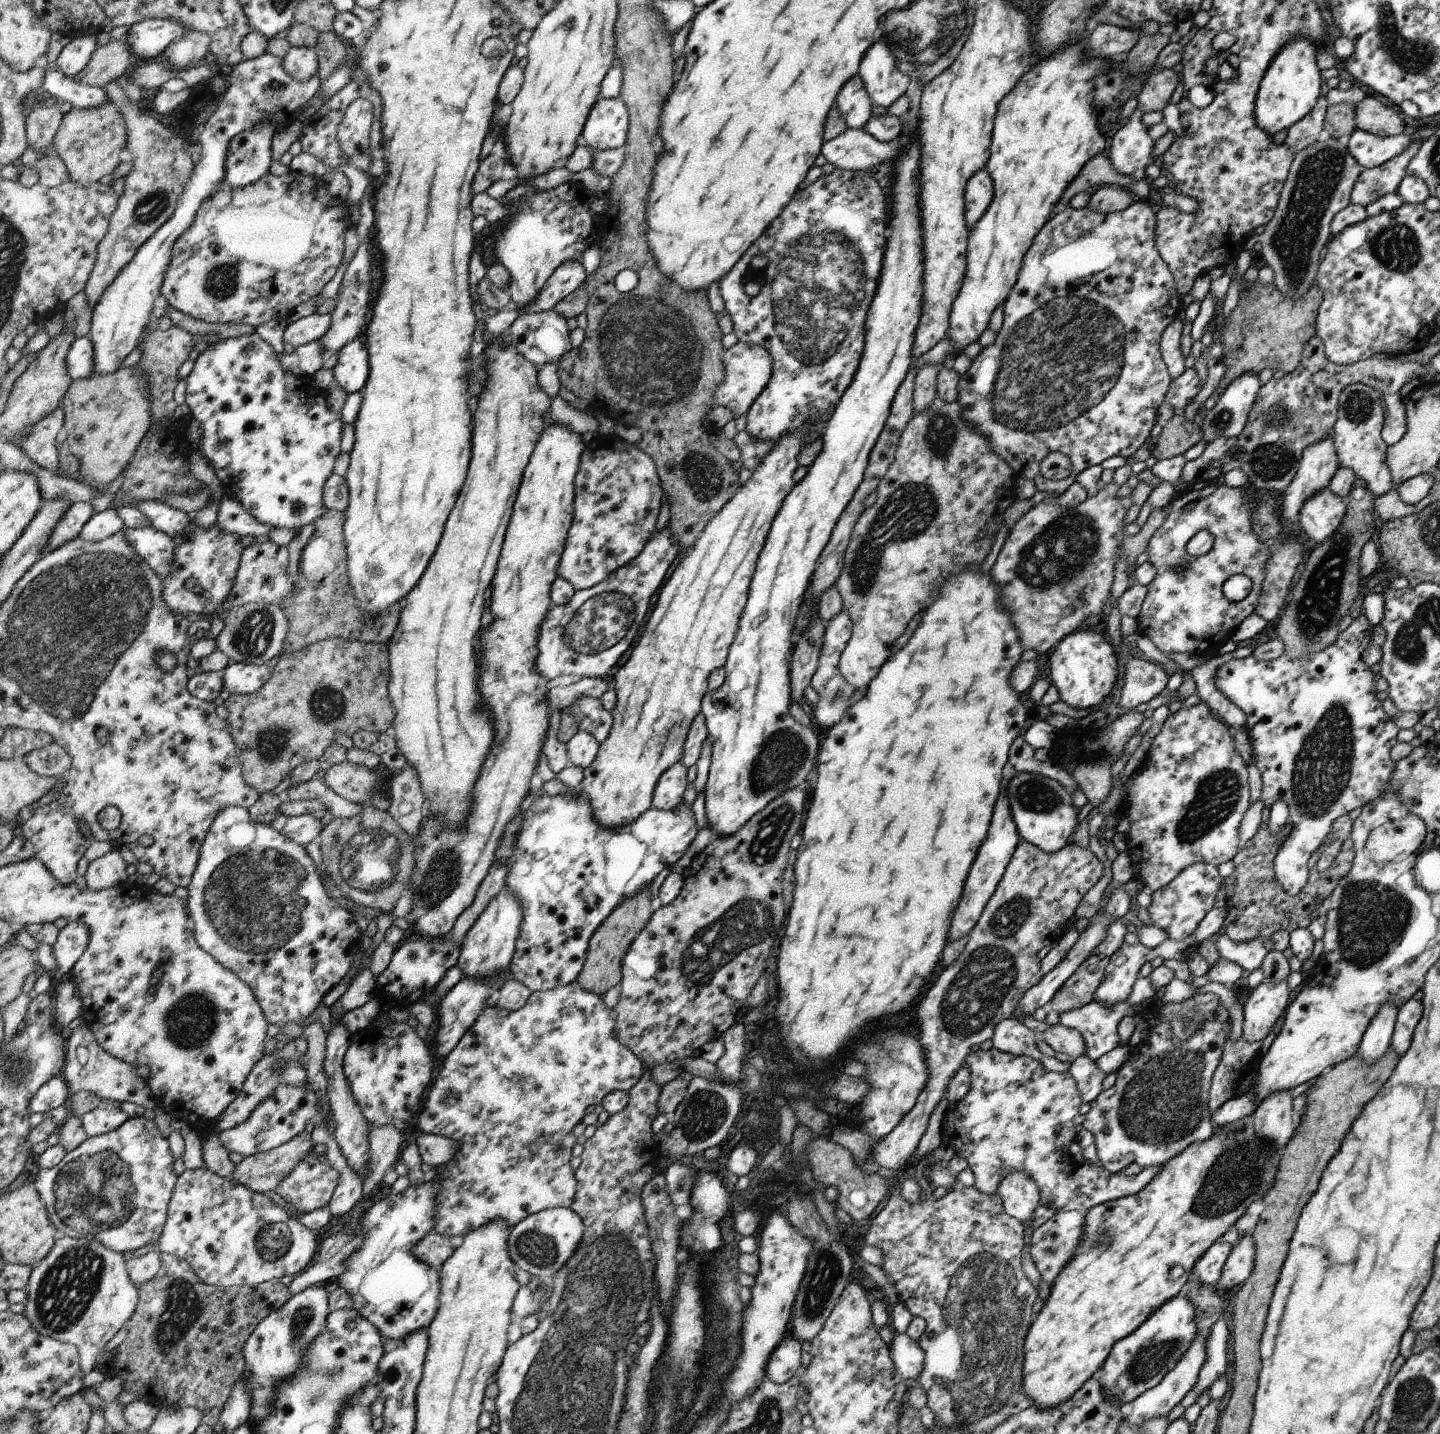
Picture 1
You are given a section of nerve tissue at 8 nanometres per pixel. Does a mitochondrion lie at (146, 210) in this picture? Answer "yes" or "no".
yes

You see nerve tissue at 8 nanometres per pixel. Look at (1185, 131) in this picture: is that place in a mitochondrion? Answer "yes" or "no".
no

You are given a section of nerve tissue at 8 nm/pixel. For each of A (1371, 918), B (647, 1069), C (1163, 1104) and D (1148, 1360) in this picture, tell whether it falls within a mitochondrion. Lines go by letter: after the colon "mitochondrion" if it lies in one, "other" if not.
A: mitochondrion
B: other
C: mitochondrion
D: mitochondrion

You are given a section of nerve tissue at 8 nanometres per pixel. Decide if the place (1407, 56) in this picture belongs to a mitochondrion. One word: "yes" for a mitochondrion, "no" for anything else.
yes

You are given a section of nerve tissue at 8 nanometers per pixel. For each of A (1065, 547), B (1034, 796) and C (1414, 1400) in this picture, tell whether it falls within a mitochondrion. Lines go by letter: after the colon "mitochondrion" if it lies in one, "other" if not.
A: mitochondrion
B: mitochondrion
C: mitochondrion

